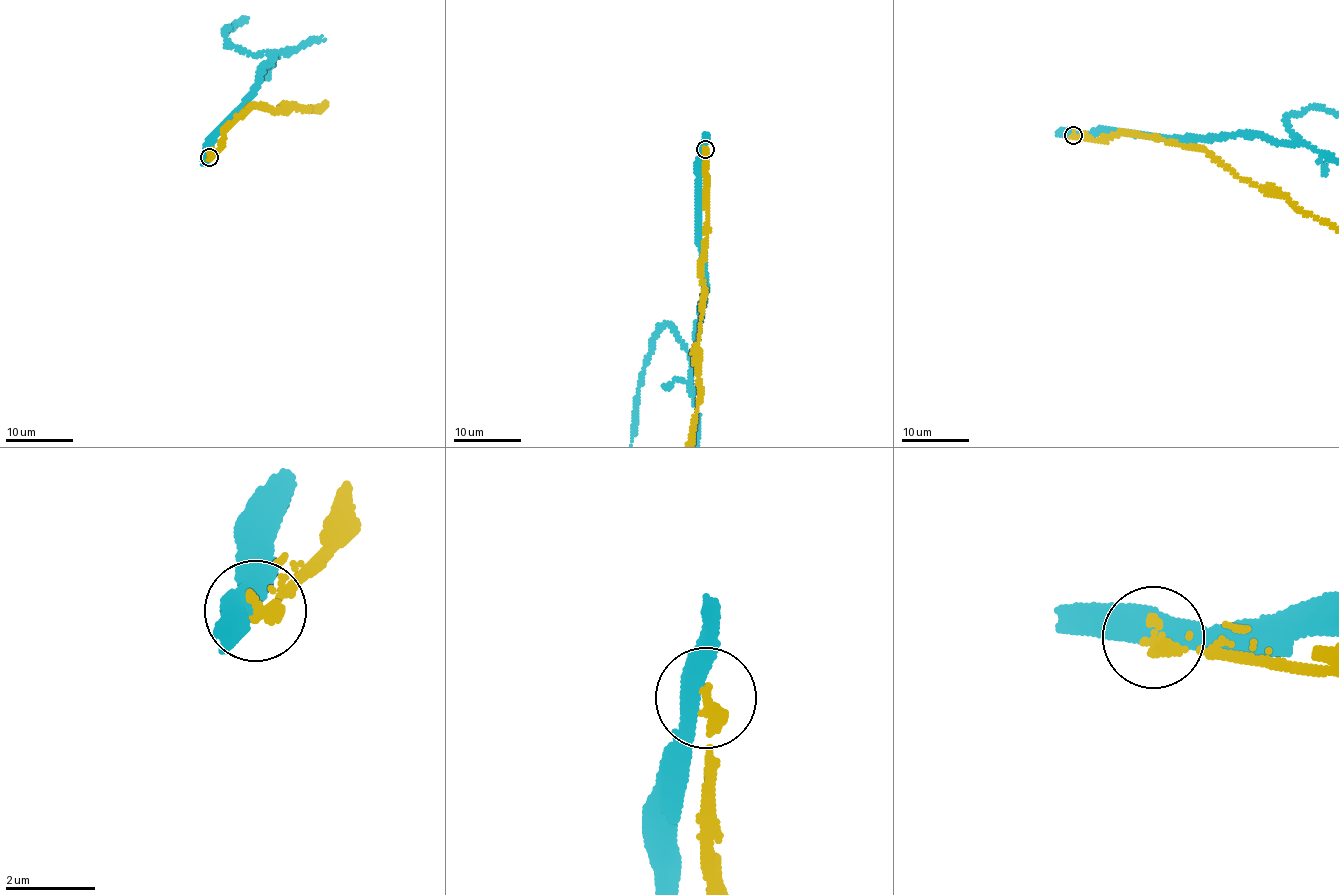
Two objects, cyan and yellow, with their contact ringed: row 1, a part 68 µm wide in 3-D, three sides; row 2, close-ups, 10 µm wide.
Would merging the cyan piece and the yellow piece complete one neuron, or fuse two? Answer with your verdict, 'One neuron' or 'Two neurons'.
Two neurons

